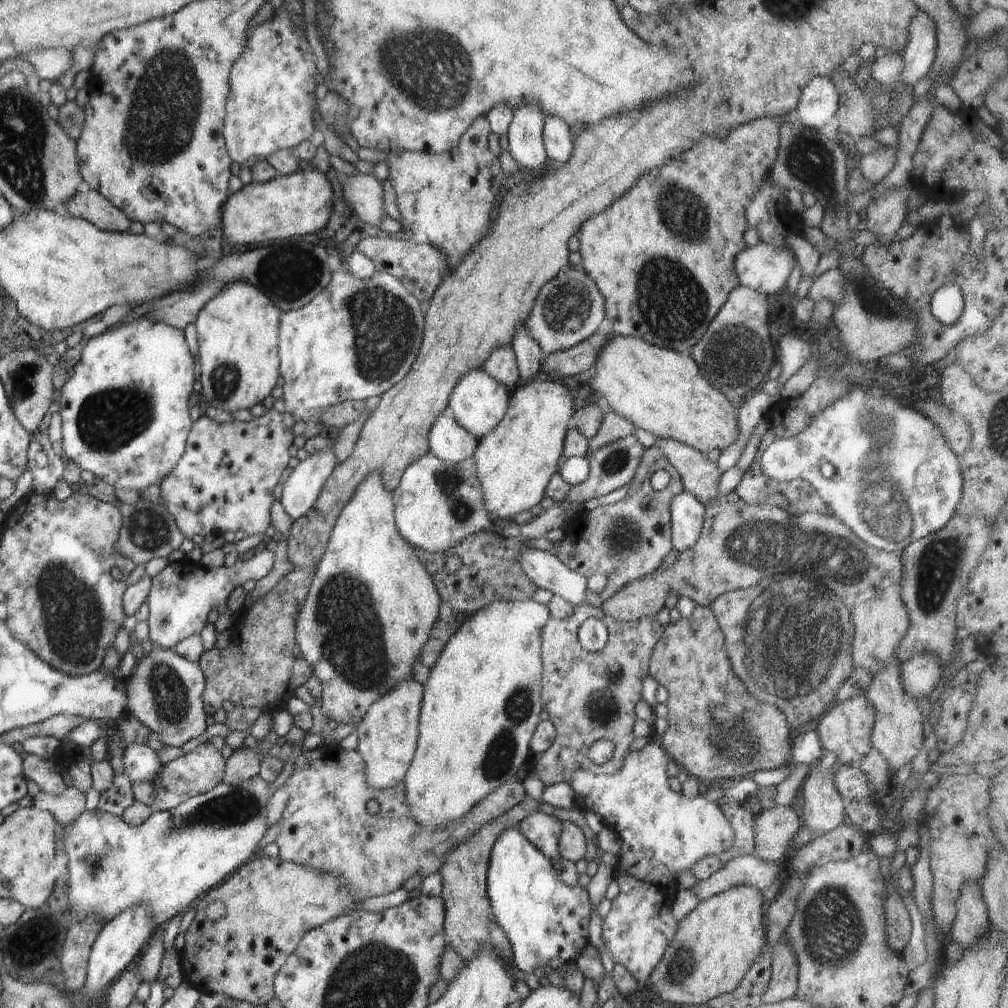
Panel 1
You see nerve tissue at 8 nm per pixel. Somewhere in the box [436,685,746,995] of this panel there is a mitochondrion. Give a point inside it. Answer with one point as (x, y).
(684, 960)

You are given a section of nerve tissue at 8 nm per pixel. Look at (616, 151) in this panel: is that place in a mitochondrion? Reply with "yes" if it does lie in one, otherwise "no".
no

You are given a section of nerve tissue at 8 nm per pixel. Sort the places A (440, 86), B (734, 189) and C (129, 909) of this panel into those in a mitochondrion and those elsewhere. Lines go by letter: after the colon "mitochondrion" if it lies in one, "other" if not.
A: mitochondrion
B: other
C: other

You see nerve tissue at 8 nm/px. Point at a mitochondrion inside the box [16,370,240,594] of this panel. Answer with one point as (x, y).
(107, 420)

